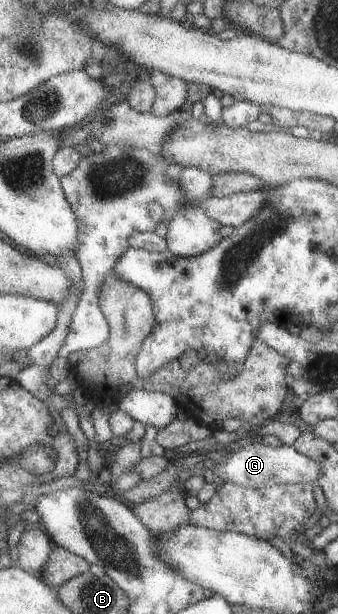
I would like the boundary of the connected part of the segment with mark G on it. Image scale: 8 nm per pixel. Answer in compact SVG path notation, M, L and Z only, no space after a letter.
M249 441L230 455L230 458L223 464L213 466L213 478L220 484L231 481L235 484L260 489L273 485L284 485L287 483L316 483L322 473L320 462L314 461L311 457L301 454L295 447L281 445L274 447L263 442Z

